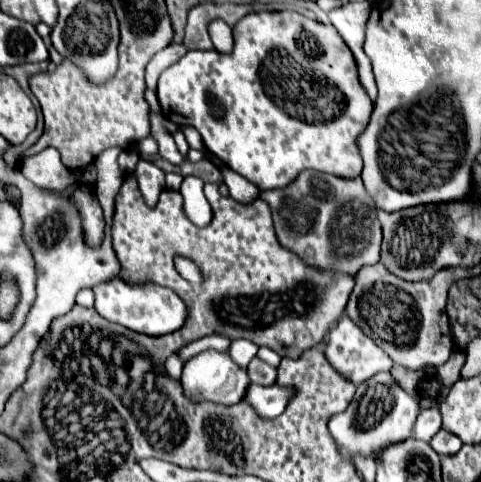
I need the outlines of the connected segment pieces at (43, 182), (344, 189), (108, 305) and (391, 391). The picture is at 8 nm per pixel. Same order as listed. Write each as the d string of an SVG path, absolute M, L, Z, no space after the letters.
M44 149L36 155L22 159L20 171L28 181L42 189L62 191L76 183L68 167L64 167L64 163L60 161L60 153L56 149Z
M302 171L288 187L262 191L260 197L272 209L280 245L296 253L308 267L356 275L360 267L378 263L382 229L360 177L338 179L320 171Z
M122 279L100 283L94 287L94 307L104 319L154 337L180 329L186 319L184 301L172 289L156 283L126 283Z
M376 373L374 377L370 377L368 381L360 383L356 389L356 395L352 399L352 403L346 407L346 411L342 411L342 415L334 415L332 421L328 421L328 431L332 437L346 437L346 459L354 463L354 457L370 457L370 459L378 459L378 453L384 449L388 449L388 445L396 445L402 443L404 439L412 437L412 427L418 415L418 403L398 387L398 383L392 379L390 373Z

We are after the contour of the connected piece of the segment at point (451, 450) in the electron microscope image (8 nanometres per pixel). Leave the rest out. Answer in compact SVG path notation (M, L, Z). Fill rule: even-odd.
M440 429L440 431L432 437L430 445L432 445L432 449L434 449L438 455L454 455L454 453L458 453L460 447L462 447L460 439L458 439L456 435L444 431L444 429Z

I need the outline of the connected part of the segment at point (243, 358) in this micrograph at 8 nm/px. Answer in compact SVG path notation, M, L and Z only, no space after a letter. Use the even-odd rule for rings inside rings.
M234 339L228 347L228 355L240 367L246 367L250 363L250 359L256 355L256 351L258 351L258 345L254 345L252 341L246 341L246 339Z

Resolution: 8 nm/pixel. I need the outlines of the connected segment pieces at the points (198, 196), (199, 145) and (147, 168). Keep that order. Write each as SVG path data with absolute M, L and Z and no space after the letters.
M188 175L182 181L180 193L184 197L184 213L186 217L198 225L198 227L206 227L212 221L212 209L210 203L204 195L204 181L200 177Z
M182 127L182 131L184 131L186 141L188 141L188 145L190 145L192 149L204 149L202 137L200 137L200 133L198 133L196 129L192 129L192 127Z
M140 159L134 175L138 179L138 187L142 191L142 197L146 201L156 201L160 191L164 189L164 171L160 167L156 167L154 163Z

